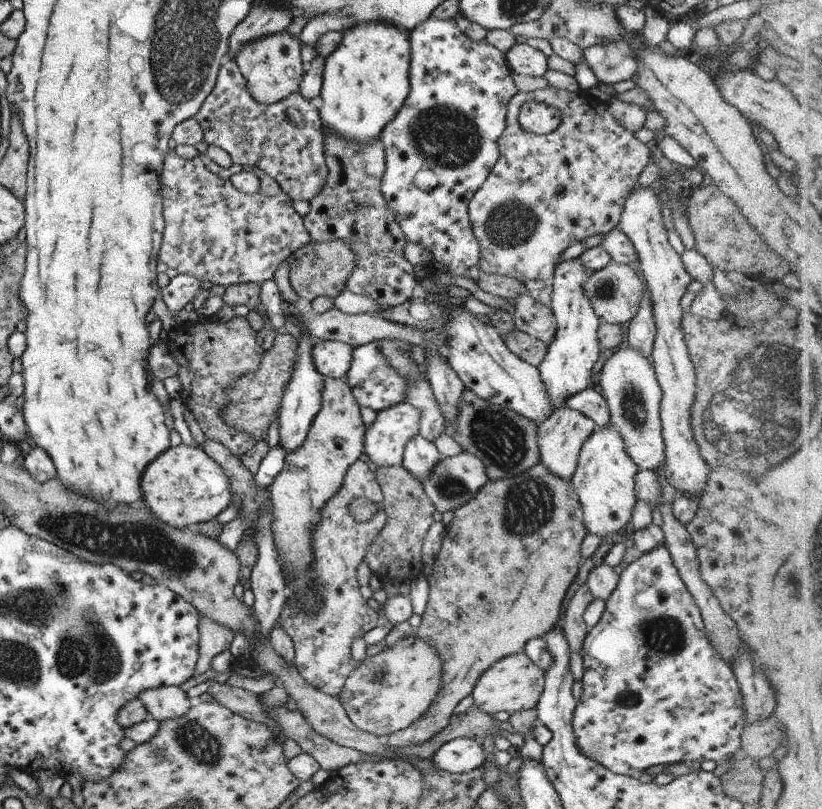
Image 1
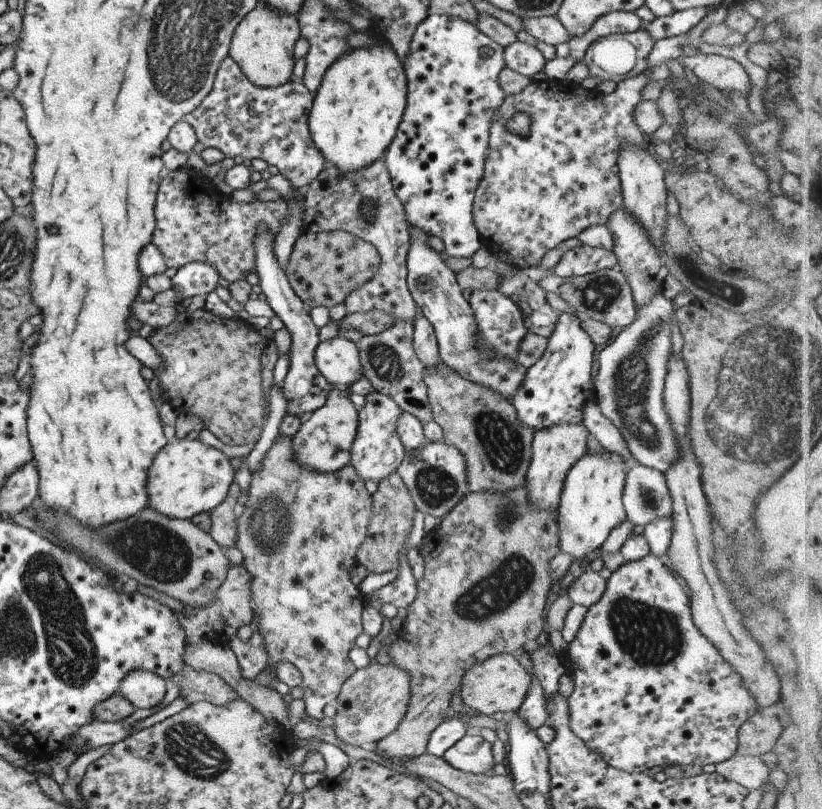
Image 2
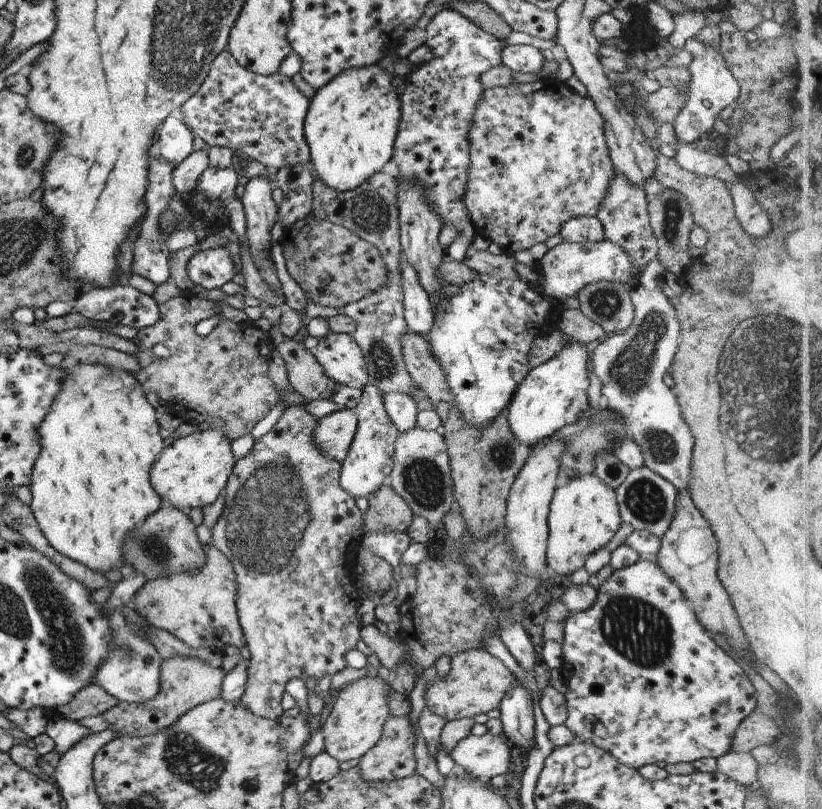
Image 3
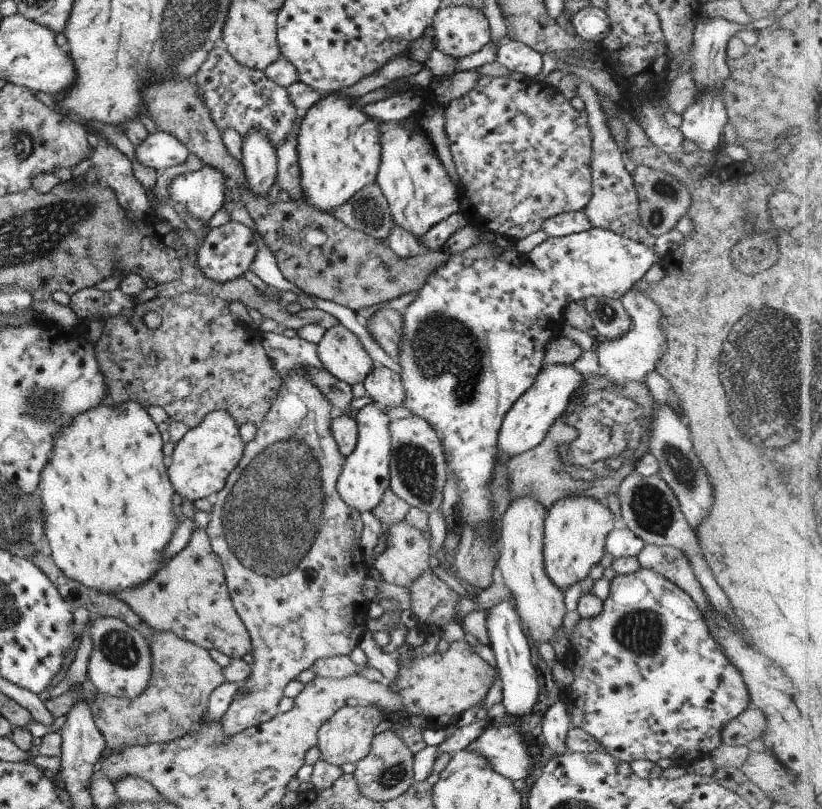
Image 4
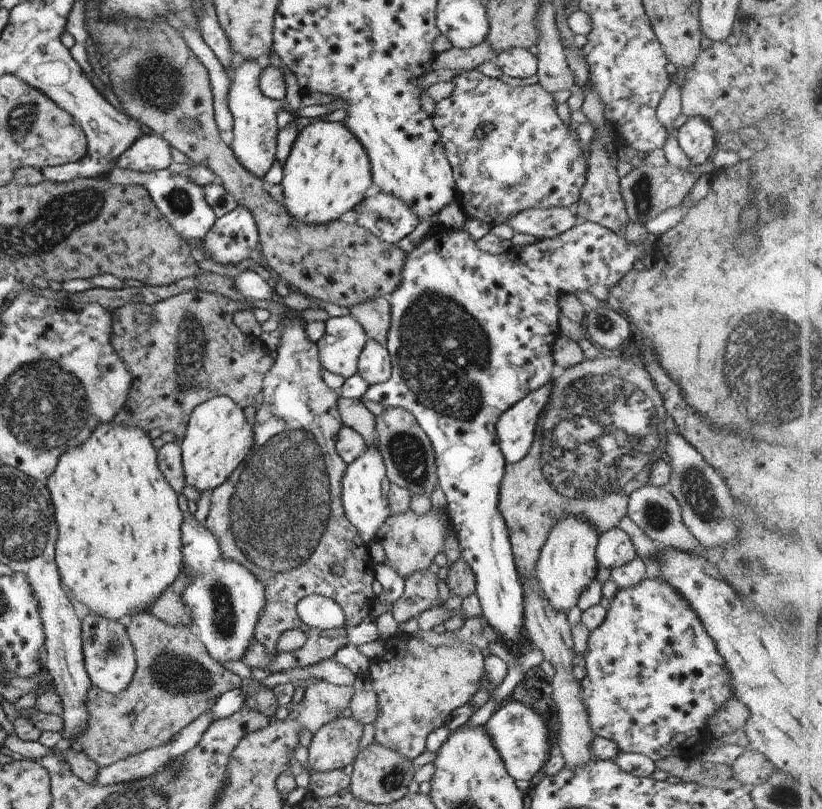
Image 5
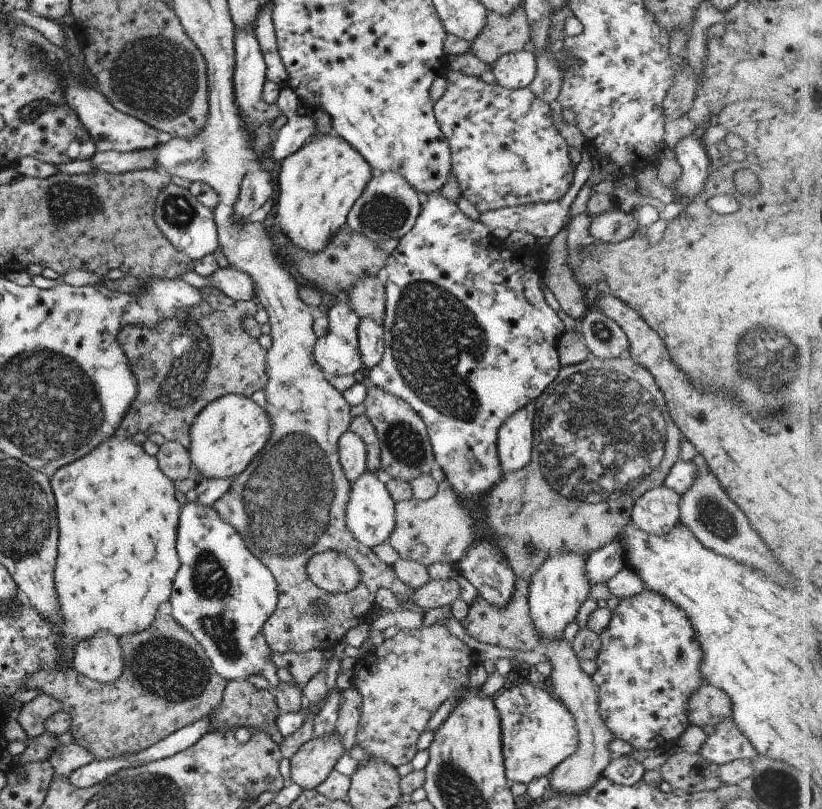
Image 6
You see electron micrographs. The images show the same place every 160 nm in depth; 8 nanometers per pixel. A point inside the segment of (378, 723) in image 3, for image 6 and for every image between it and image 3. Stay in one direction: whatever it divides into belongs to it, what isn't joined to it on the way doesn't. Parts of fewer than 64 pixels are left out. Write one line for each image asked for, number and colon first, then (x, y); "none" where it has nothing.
4: (345, 737)
5: (333, 745)
6: (311, 763)

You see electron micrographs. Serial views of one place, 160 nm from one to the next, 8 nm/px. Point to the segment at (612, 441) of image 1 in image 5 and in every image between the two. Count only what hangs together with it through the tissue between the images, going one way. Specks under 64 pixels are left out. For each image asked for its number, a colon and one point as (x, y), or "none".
2: (590, 506)
3: (583, 515)
4: (575, 527)
5: (566, 564)

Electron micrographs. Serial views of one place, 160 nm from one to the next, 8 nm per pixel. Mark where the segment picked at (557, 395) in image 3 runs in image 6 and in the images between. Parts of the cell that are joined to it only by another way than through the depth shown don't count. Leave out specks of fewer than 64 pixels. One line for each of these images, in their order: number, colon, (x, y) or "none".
4: (524, 425)
5: (515, 429)
6: (514, 449)

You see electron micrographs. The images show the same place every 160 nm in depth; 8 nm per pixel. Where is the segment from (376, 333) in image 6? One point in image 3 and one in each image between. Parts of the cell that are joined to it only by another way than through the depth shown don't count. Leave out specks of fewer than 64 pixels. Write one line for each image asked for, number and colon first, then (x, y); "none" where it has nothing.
3: (401, 410)
4: (384, 387)
5: (373, 365)

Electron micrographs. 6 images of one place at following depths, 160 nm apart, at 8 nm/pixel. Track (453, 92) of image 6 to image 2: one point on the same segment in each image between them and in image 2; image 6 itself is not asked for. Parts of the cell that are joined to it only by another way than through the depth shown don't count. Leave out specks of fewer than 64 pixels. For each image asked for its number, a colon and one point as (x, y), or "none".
2: (537, 190)
3: (537, 155)
4: (522, 154)
5: (508, 151)

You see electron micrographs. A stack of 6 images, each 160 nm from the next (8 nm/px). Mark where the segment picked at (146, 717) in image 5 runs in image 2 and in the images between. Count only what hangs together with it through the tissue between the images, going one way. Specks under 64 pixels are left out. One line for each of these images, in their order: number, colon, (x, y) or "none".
2: (195, 686)
3: (184, 682)
4: (183, 675)

